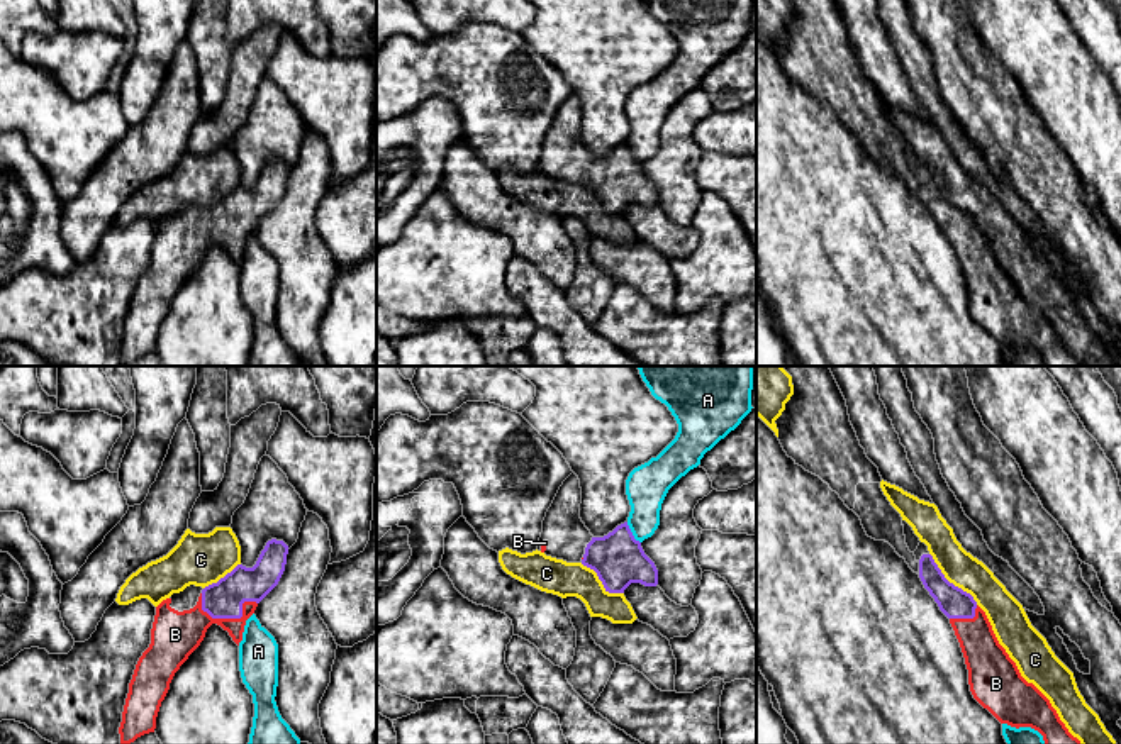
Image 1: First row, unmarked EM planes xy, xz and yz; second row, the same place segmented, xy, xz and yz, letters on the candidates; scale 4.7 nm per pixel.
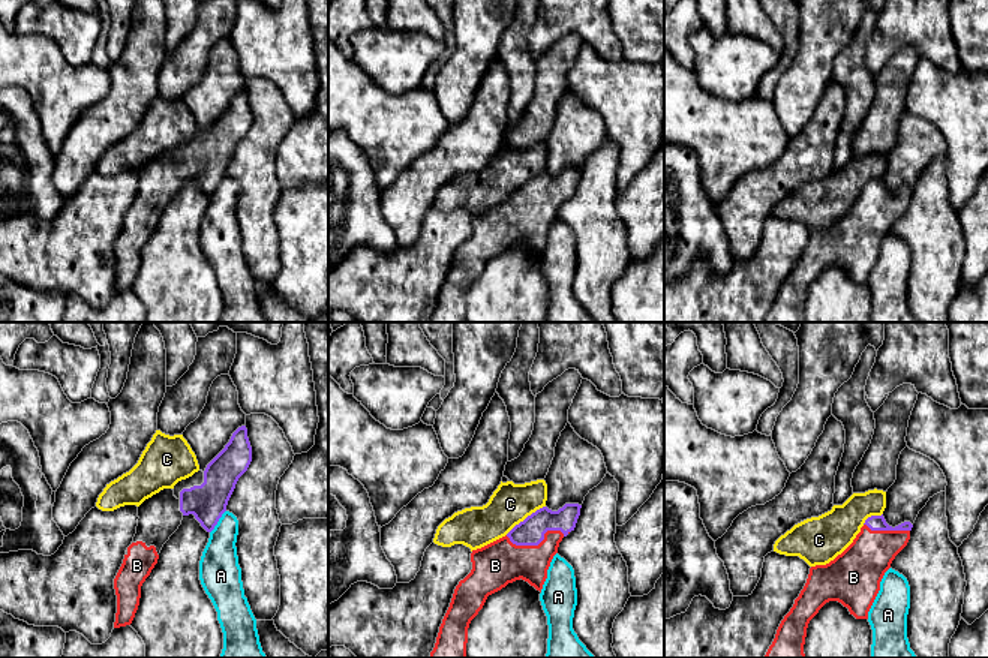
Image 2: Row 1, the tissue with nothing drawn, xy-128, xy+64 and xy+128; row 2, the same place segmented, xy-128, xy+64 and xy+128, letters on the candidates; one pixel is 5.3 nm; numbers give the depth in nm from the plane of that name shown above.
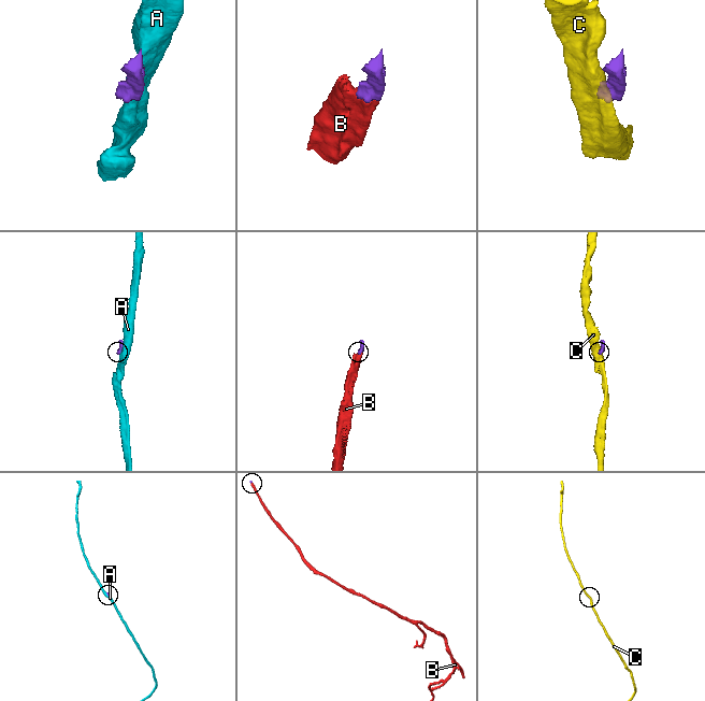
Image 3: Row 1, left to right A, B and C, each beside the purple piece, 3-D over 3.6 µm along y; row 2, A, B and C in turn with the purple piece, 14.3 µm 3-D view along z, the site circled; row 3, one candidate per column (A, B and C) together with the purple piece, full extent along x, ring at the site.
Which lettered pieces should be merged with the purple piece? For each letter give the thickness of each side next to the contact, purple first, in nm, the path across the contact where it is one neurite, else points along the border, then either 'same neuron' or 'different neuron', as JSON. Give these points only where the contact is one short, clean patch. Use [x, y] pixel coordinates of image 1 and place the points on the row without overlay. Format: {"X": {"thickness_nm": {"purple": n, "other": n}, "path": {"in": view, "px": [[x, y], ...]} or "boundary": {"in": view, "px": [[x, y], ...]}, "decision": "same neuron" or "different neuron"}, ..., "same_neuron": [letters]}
{"A": {"thickness_nm": {"purple": 240, "other": 200}, "boundary": {"in": "xz", "px": [[626, 143], [640, 163]]}, "decision": "different neuron"}, "B": {"thickness_nm": {"purple": 180, "other": 220}, "decision": "same neuron"}, "C": {"thickness_nm": {"purple": 150, "other": 160}, "boundary": {"in": "yz", "px": [[930, 173], [940, 192], [977, 224]]}, "decision": "different neuron"}, "same_neuron": ["B"]}

